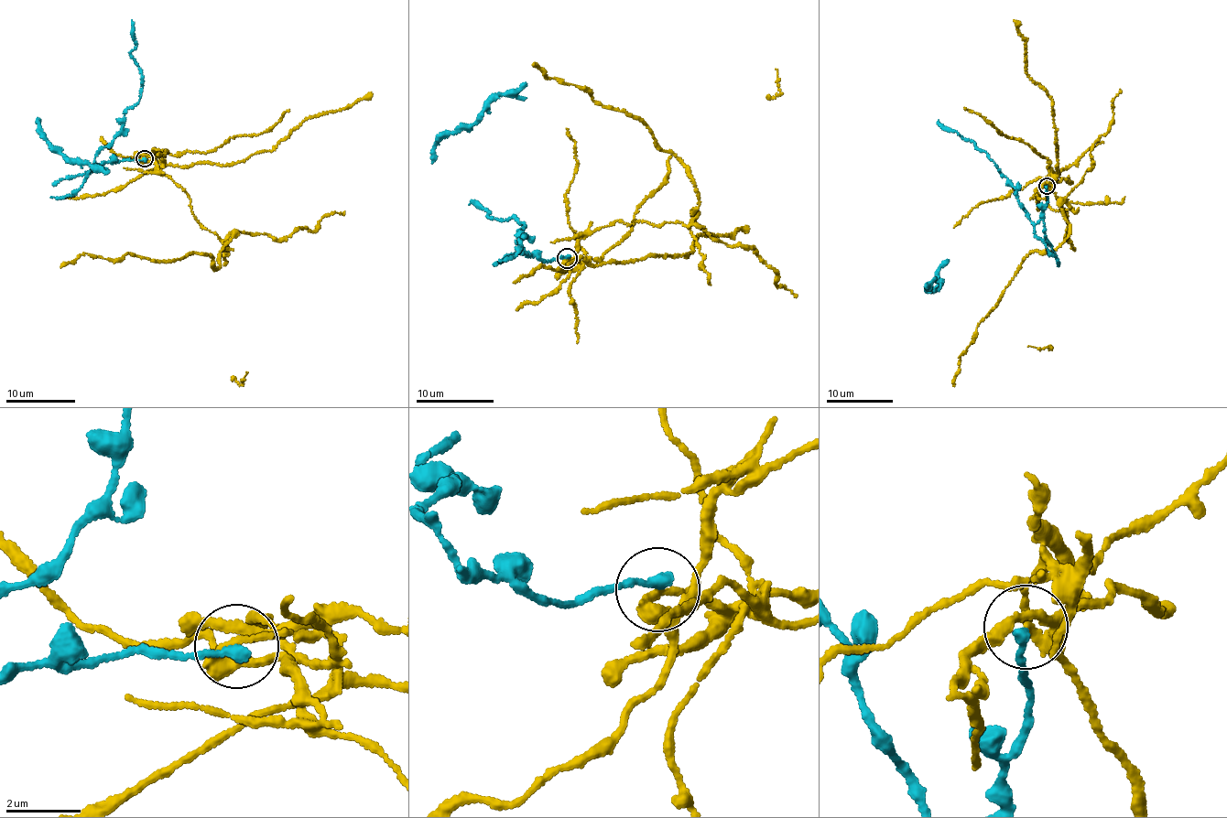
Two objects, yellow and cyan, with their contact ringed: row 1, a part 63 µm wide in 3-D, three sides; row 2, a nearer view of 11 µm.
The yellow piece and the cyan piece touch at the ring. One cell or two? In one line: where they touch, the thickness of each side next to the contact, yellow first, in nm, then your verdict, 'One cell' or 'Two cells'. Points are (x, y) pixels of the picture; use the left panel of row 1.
Place: (145, 158). Thickness 190 nm (yellow) against 280 nm. Two cells

